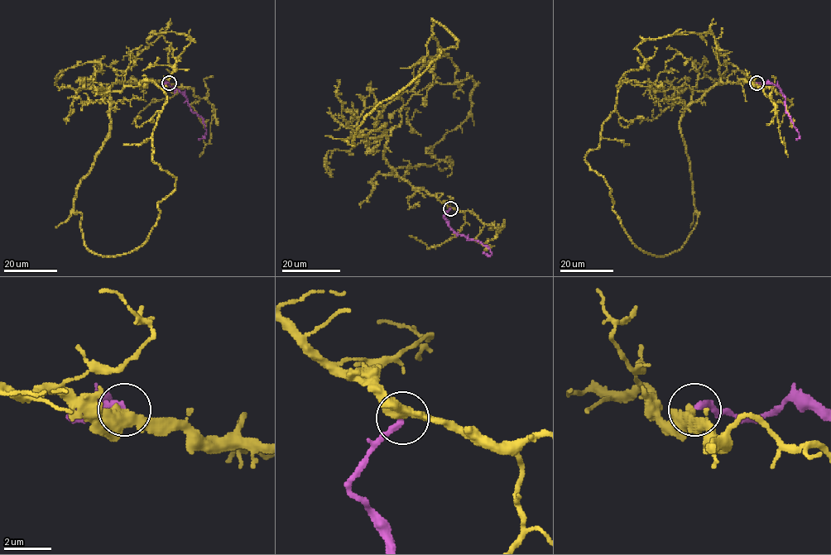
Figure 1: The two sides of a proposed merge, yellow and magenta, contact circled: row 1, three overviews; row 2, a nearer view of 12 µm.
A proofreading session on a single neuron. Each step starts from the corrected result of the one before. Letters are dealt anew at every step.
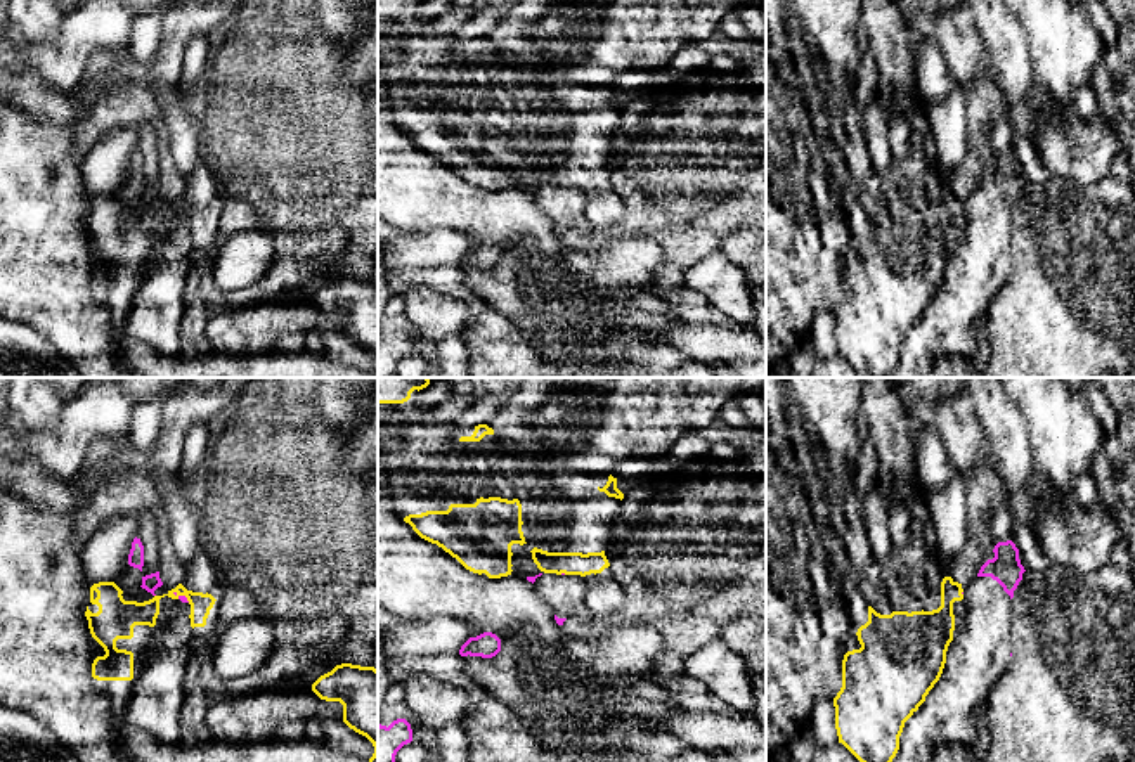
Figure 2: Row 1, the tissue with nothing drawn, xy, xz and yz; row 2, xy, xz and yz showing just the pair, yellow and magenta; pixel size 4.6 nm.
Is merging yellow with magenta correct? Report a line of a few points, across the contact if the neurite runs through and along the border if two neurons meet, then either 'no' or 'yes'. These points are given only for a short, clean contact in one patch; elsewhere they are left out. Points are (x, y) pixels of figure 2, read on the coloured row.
xy (172, 593), (182, 594), (189, 601) | no

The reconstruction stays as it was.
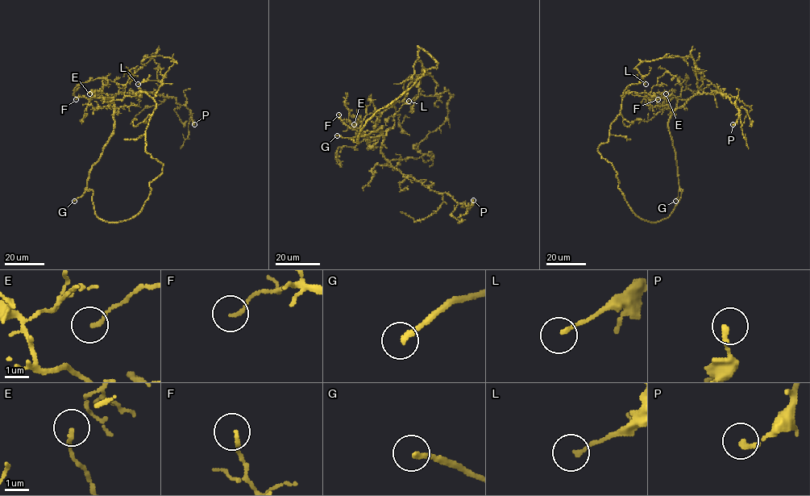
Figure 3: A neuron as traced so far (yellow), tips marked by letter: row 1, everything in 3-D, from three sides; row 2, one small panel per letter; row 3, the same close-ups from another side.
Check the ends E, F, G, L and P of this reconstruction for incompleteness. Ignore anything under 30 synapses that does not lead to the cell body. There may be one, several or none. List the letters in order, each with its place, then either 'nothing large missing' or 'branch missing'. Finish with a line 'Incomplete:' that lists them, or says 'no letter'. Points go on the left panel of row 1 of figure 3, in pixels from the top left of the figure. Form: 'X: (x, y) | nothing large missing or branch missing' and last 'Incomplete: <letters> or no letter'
E: (89, 93) | nothing large missing
F: (76, 99) | nothing large missing
G: (74, 201) | branch missing
L: (138, 84) | nothing large missing
P: (194, 124) | nothing large missing
Incomplete: G

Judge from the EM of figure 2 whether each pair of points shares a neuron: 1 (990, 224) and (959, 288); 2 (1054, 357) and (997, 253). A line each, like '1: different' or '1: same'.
1: same
2: different

